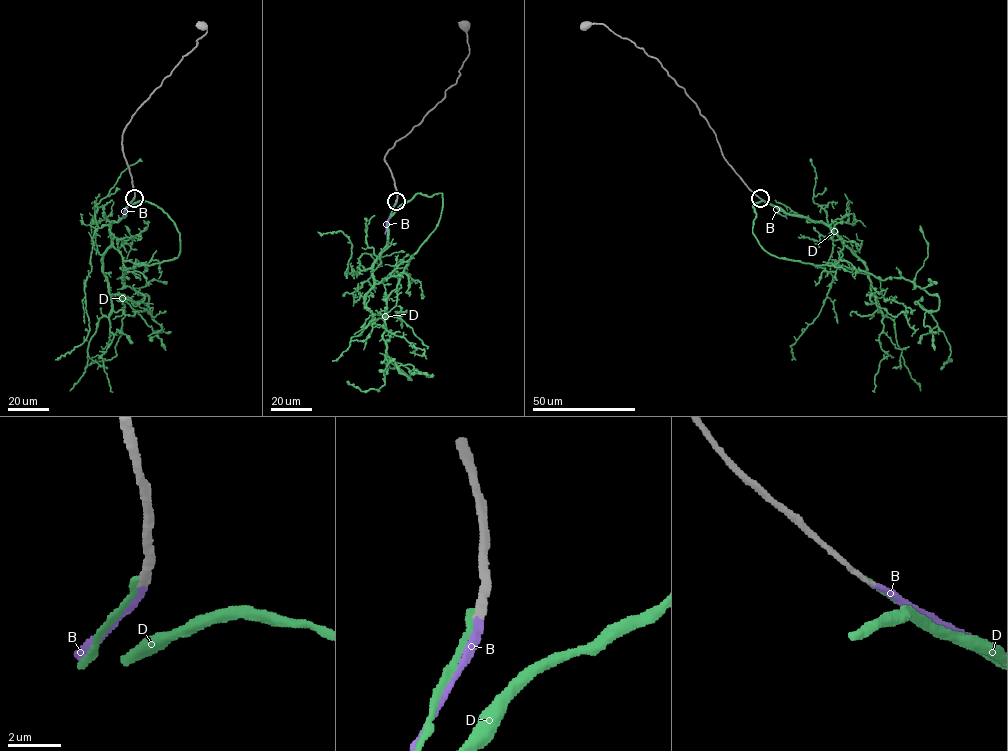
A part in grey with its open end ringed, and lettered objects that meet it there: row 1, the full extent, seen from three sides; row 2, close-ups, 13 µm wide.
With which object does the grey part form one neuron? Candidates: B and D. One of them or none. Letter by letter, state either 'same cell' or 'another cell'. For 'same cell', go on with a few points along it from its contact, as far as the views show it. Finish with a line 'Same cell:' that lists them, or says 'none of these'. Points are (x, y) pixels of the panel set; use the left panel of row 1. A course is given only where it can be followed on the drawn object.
B: same cell; course (134, 198), (122, 216)
D: another cell
Same cell: B

